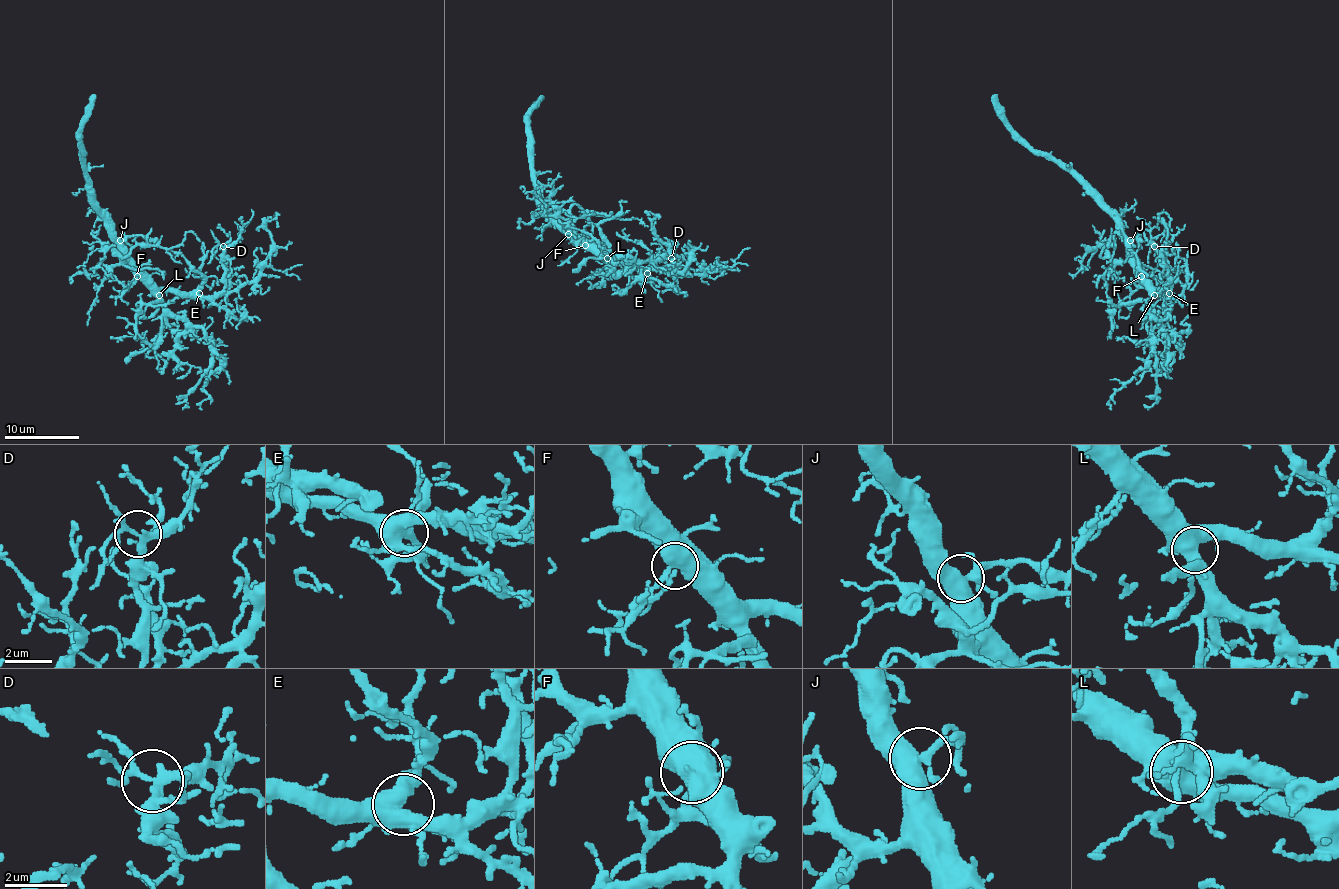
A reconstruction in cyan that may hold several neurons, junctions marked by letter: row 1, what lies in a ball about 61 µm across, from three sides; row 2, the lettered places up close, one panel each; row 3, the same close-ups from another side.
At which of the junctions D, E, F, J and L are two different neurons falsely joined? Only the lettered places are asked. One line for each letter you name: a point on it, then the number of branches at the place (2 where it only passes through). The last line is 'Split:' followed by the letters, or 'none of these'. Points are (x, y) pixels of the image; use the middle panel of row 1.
Split: none of these

